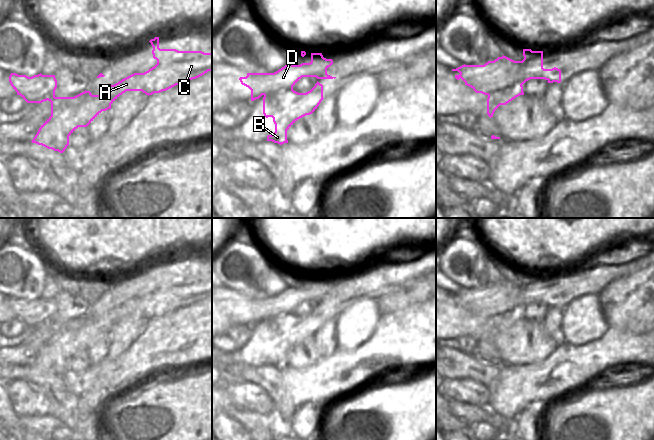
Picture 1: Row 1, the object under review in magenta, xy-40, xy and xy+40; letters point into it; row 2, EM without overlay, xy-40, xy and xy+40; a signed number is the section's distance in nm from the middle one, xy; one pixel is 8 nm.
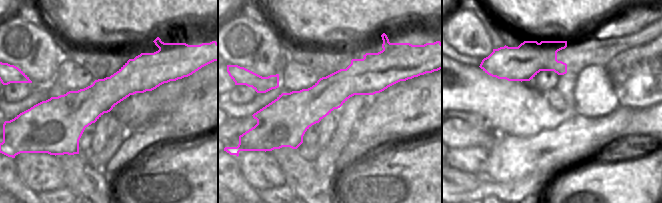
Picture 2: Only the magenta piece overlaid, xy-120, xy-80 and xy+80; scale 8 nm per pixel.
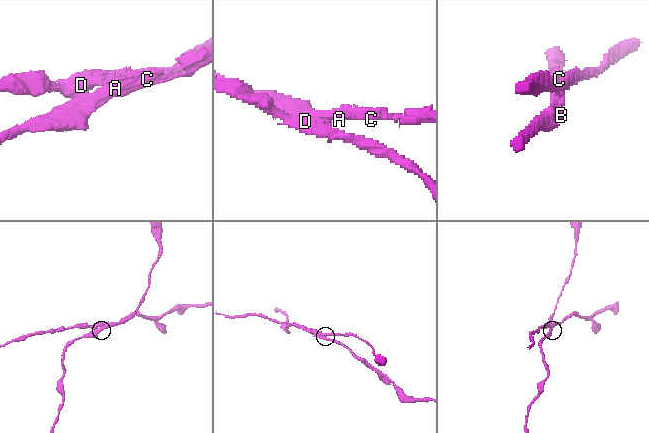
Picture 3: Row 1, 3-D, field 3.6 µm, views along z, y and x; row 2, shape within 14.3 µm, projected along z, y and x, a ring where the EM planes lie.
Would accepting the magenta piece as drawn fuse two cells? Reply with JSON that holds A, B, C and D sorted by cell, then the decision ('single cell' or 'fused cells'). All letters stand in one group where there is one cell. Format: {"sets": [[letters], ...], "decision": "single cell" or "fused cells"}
{"sets": [["A", "B", "C"], ["D"]], "decision": "fused cells"}

